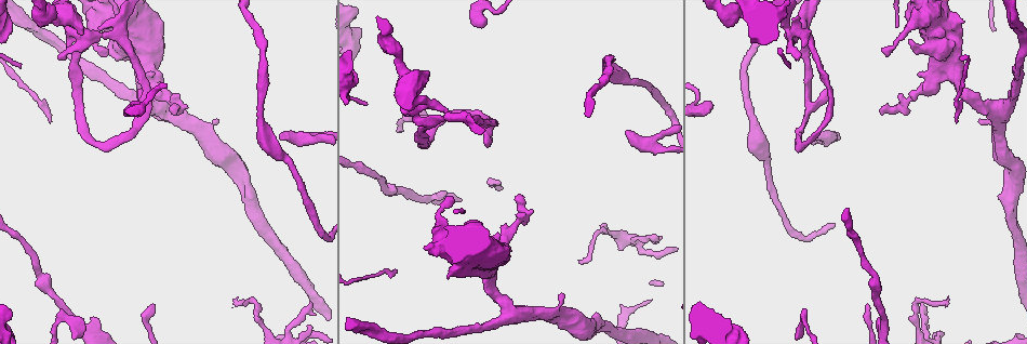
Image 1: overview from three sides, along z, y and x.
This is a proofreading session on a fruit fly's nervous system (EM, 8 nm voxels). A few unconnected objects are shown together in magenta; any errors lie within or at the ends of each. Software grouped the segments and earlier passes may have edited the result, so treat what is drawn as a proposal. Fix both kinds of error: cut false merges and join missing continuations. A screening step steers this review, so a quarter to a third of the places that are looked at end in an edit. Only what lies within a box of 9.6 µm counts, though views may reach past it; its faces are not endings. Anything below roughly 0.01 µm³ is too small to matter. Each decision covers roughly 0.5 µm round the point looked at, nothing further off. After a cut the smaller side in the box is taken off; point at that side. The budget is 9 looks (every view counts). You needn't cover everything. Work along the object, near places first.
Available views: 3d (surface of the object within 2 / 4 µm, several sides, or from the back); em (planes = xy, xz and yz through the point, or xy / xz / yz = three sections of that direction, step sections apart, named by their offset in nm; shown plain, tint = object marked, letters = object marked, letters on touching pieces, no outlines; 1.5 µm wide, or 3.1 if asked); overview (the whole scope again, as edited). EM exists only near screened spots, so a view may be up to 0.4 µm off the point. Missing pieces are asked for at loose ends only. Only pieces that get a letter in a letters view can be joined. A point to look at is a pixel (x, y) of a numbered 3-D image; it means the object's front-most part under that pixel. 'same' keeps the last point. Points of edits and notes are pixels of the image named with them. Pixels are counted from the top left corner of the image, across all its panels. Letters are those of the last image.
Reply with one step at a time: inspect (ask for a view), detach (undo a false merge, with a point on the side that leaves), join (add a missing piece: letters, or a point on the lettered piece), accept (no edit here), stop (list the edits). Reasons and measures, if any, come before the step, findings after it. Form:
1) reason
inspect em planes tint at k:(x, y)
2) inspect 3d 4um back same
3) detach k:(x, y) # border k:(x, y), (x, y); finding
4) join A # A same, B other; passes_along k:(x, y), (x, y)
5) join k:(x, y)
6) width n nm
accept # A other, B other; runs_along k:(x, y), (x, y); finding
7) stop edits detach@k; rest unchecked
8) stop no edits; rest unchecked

sudden change in width
inspect 3d 4um at 1:(927, 48)

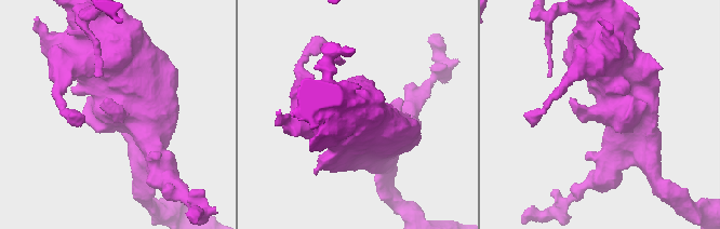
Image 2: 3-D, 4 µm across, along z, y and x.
inspect em planes tint at 2:(604, 114)

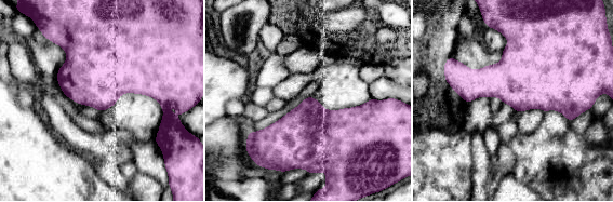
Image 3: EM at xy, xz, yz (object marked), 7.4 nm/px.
inspect em planes letters same

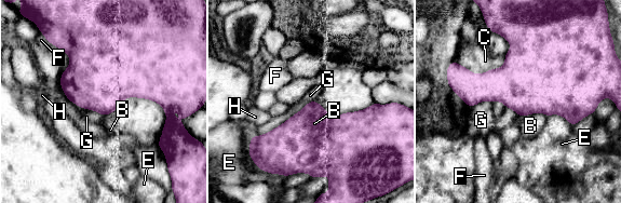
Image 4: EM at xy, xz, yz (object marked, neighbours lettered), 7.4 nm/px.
longest_contact G 550 nm
accept # B other, C other, E other, F other, G other, H other; border 4:(314, 99), (268, 132), (252, 136); continuous, no second cell

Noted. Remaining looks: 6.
free end
inspect 3d 2um back at 1:(62, 57)

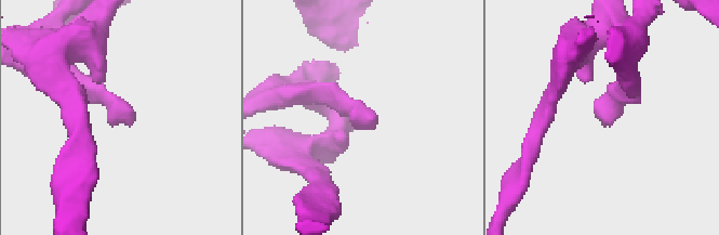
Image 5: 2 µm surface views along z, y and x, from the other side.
inspect em planes tint at 5:(126, 114)

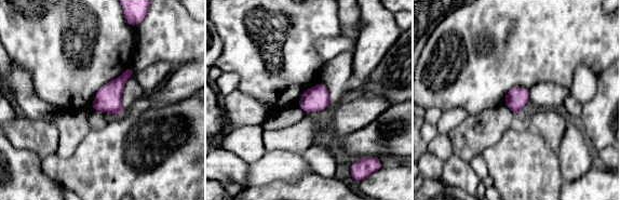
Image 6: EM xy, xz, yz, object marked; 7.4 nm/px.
inspect em planes letters same

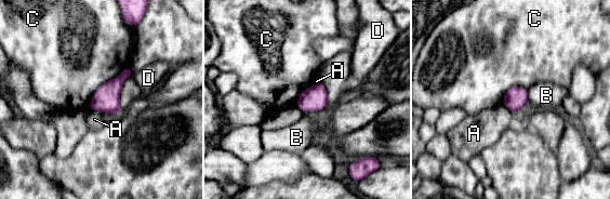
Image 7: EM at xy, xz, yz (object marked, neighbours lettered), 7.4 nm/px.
width 160 nm
accept # A other, B other, C other, D other; border 7:(126, 66), (95, 91), (89, 107); none of them fits

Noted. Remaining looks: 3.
abrupt turn
inspect em xz step 8 tint at 1:(902, 106)

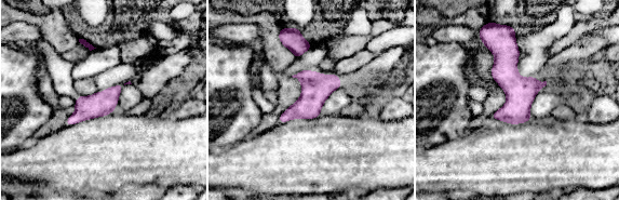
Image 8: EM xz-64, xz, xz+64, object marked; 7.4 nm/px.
inspect em planes tint same

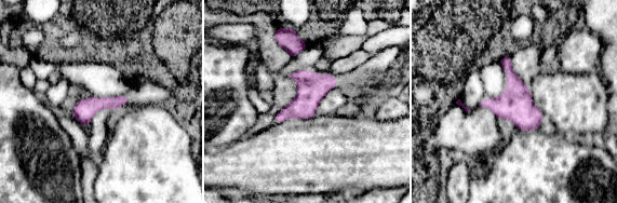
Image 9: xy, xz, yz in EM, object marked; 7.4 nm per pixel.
inspect em planes letters same

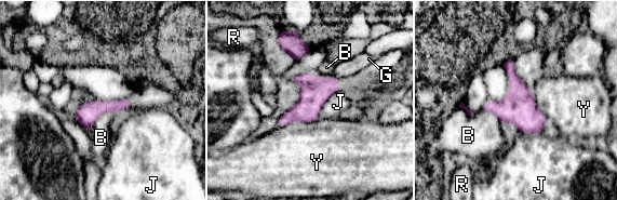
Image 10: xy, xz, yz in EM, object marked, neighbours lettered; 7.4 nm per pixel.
accept # B other, G other, J other, R other, Y other; border 10:(339, 90), (330, 96), (319, 117); all the same cell

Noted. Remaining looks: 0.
stop no edits; rest unchecked

